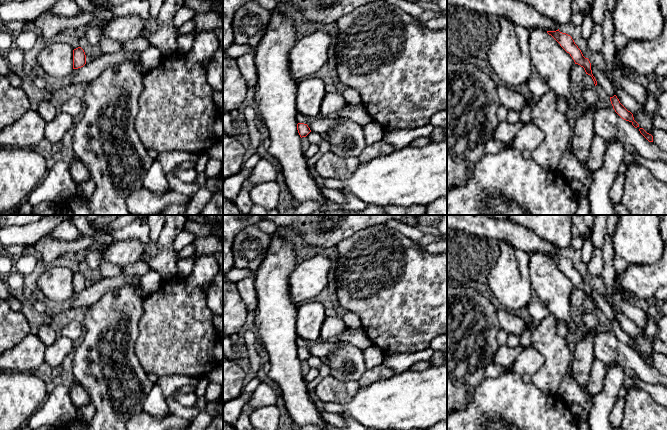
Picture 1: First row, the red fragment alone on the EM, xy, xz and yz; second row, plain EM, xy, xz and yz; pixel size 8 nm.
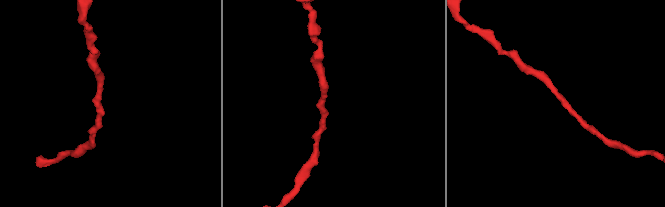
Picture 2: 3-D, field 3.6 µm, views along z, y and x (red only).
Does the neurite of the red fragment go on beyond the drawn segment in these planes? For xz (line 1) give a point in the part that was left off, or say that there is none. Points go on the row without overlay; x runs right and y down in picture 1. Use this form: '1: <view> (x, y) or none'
1: none

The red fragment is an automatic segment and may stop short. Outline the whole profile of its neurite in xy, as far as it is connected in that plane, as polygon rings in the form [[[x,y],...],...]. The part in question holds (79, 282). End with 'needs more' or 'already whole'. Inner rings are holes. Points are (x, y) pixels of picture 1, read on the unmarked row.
[[[81,271],[73,274],[73,293],[78,293],[86,288],[86,279]]]; already whole

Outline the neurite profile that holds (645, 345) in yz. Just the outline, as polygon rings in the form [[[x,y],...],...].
[[[644,332],[637,338],[633,338],[634,344],[639,348],[637,353],[643,352],[647,357],[652,359],[654,352],[653,343],[657,336],[647,339]]]

